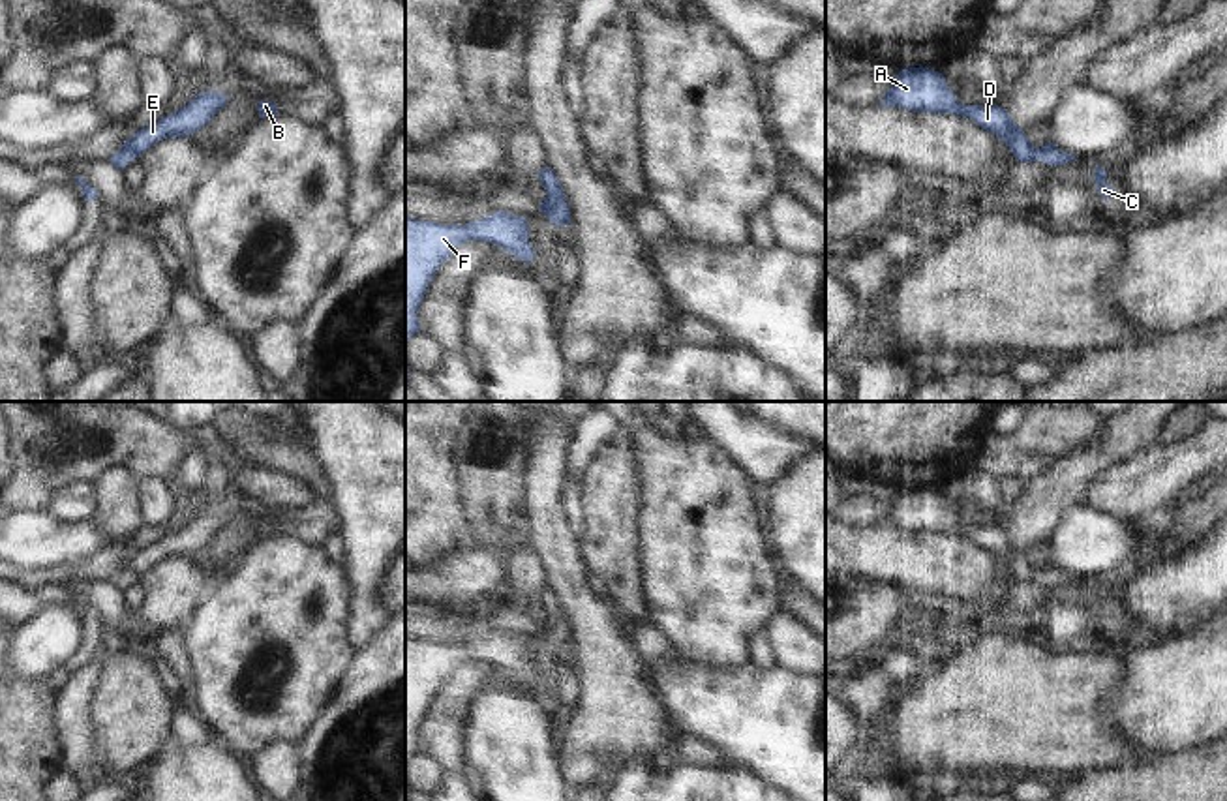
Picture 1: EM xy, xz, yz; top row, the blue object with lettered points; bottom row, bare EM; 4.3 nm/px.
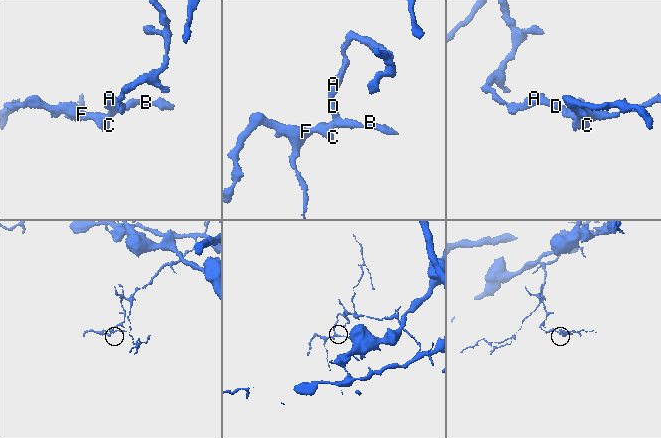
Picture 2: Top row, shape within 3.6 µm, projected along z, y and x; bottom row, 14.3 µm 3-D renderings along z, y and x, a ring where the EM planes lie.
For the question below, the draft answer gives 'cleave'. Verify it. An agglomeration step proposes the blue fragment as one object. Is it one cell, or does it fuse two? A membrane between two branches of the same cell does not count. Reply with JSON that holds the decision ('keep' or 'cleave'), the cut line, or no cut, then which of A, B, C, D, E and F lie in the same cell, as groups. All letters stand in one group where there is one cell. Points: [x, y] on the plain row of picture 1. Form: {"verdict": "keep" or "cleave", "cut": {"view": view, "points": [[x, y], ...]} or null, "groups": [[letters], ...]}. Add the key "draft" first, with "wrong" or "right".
{"draft": "wrong", "verdict": "keep", "cut": null, "groups": [["A", "B", "C", "D", "E", "F"]]}

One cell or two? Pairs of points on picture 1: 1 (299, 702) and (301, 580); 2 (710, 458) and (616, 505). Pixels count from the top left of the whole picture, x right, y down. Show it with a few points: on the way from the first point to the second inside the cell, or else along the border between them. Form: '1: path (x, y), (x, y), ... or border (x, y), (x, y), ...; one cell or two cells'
1: path (299, 672), (299, 610); one cell
2: border (633, 449), (640, 481), (640, 535); two cells

